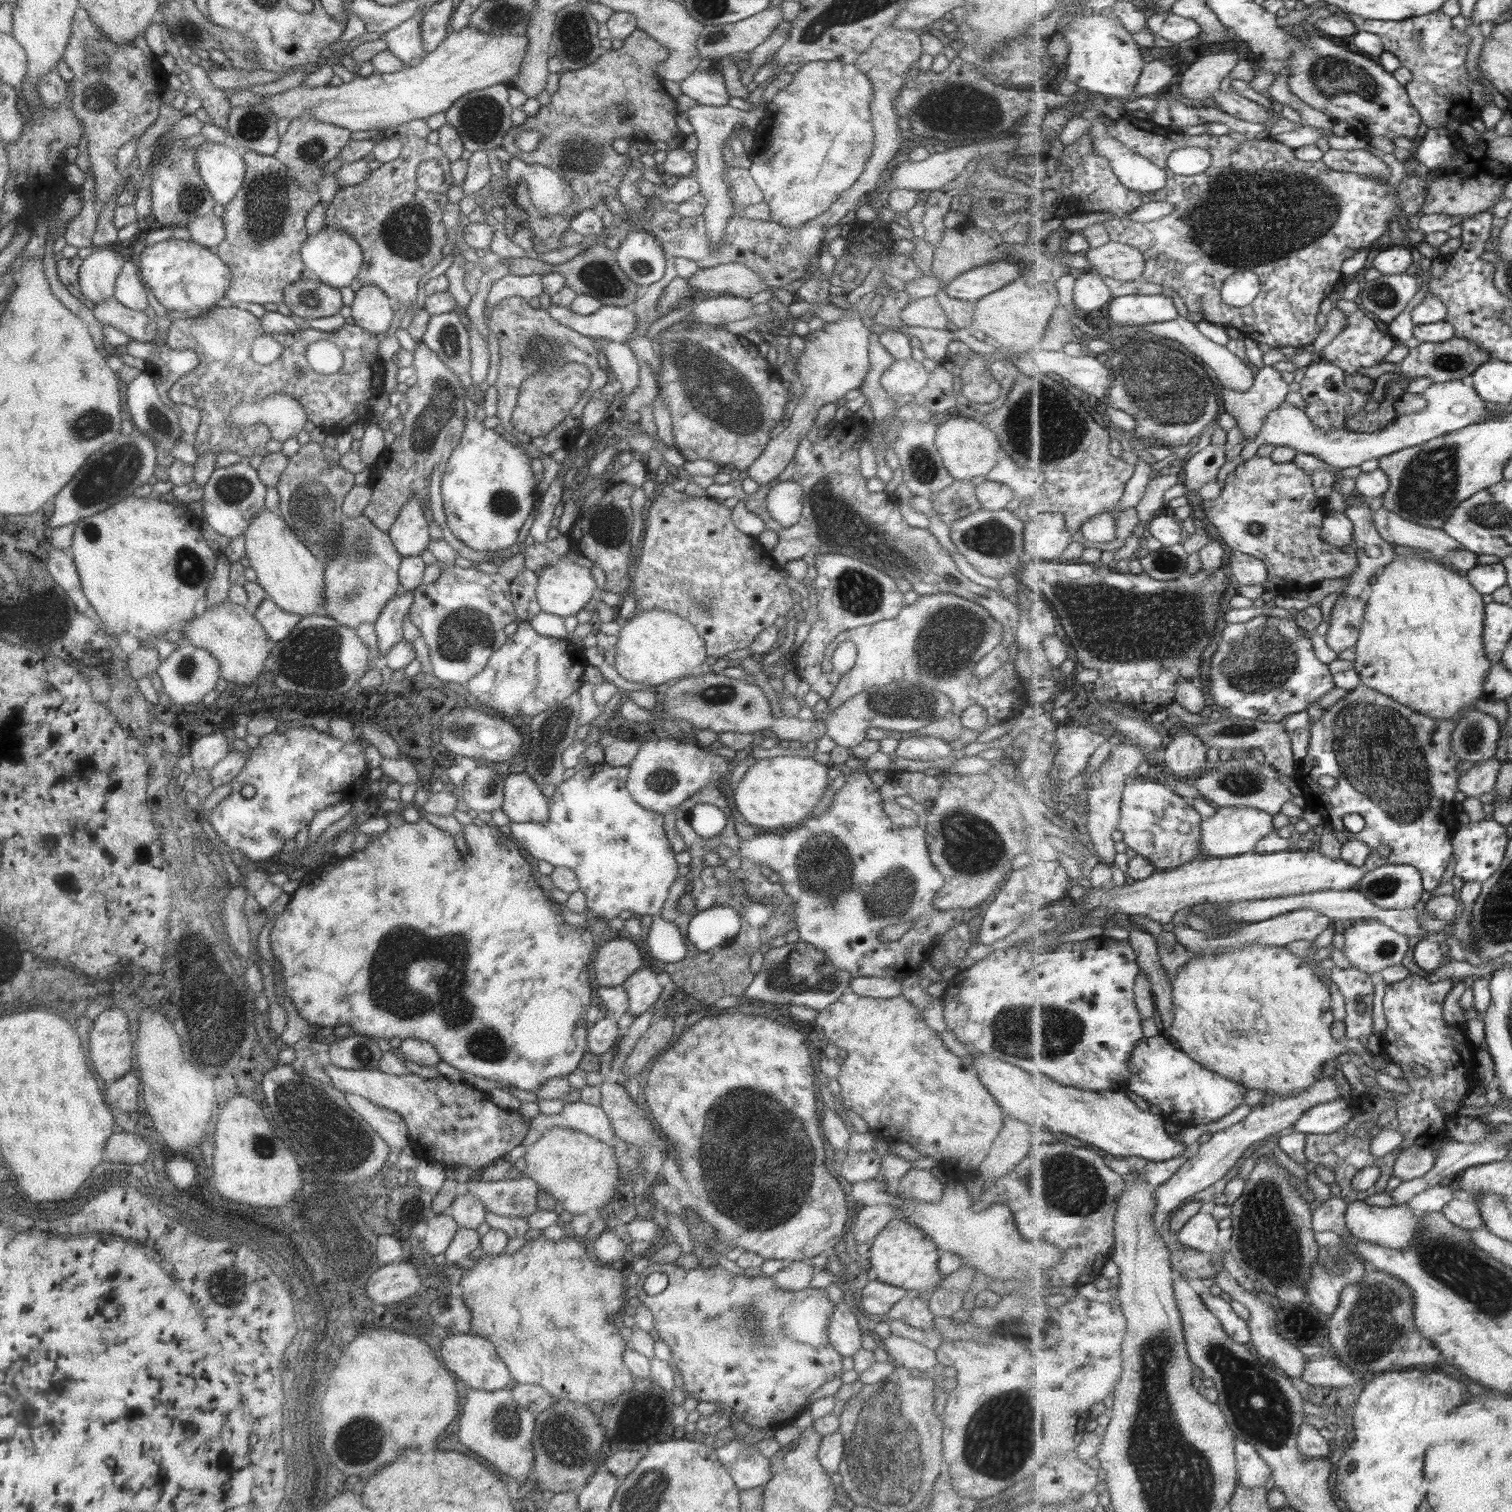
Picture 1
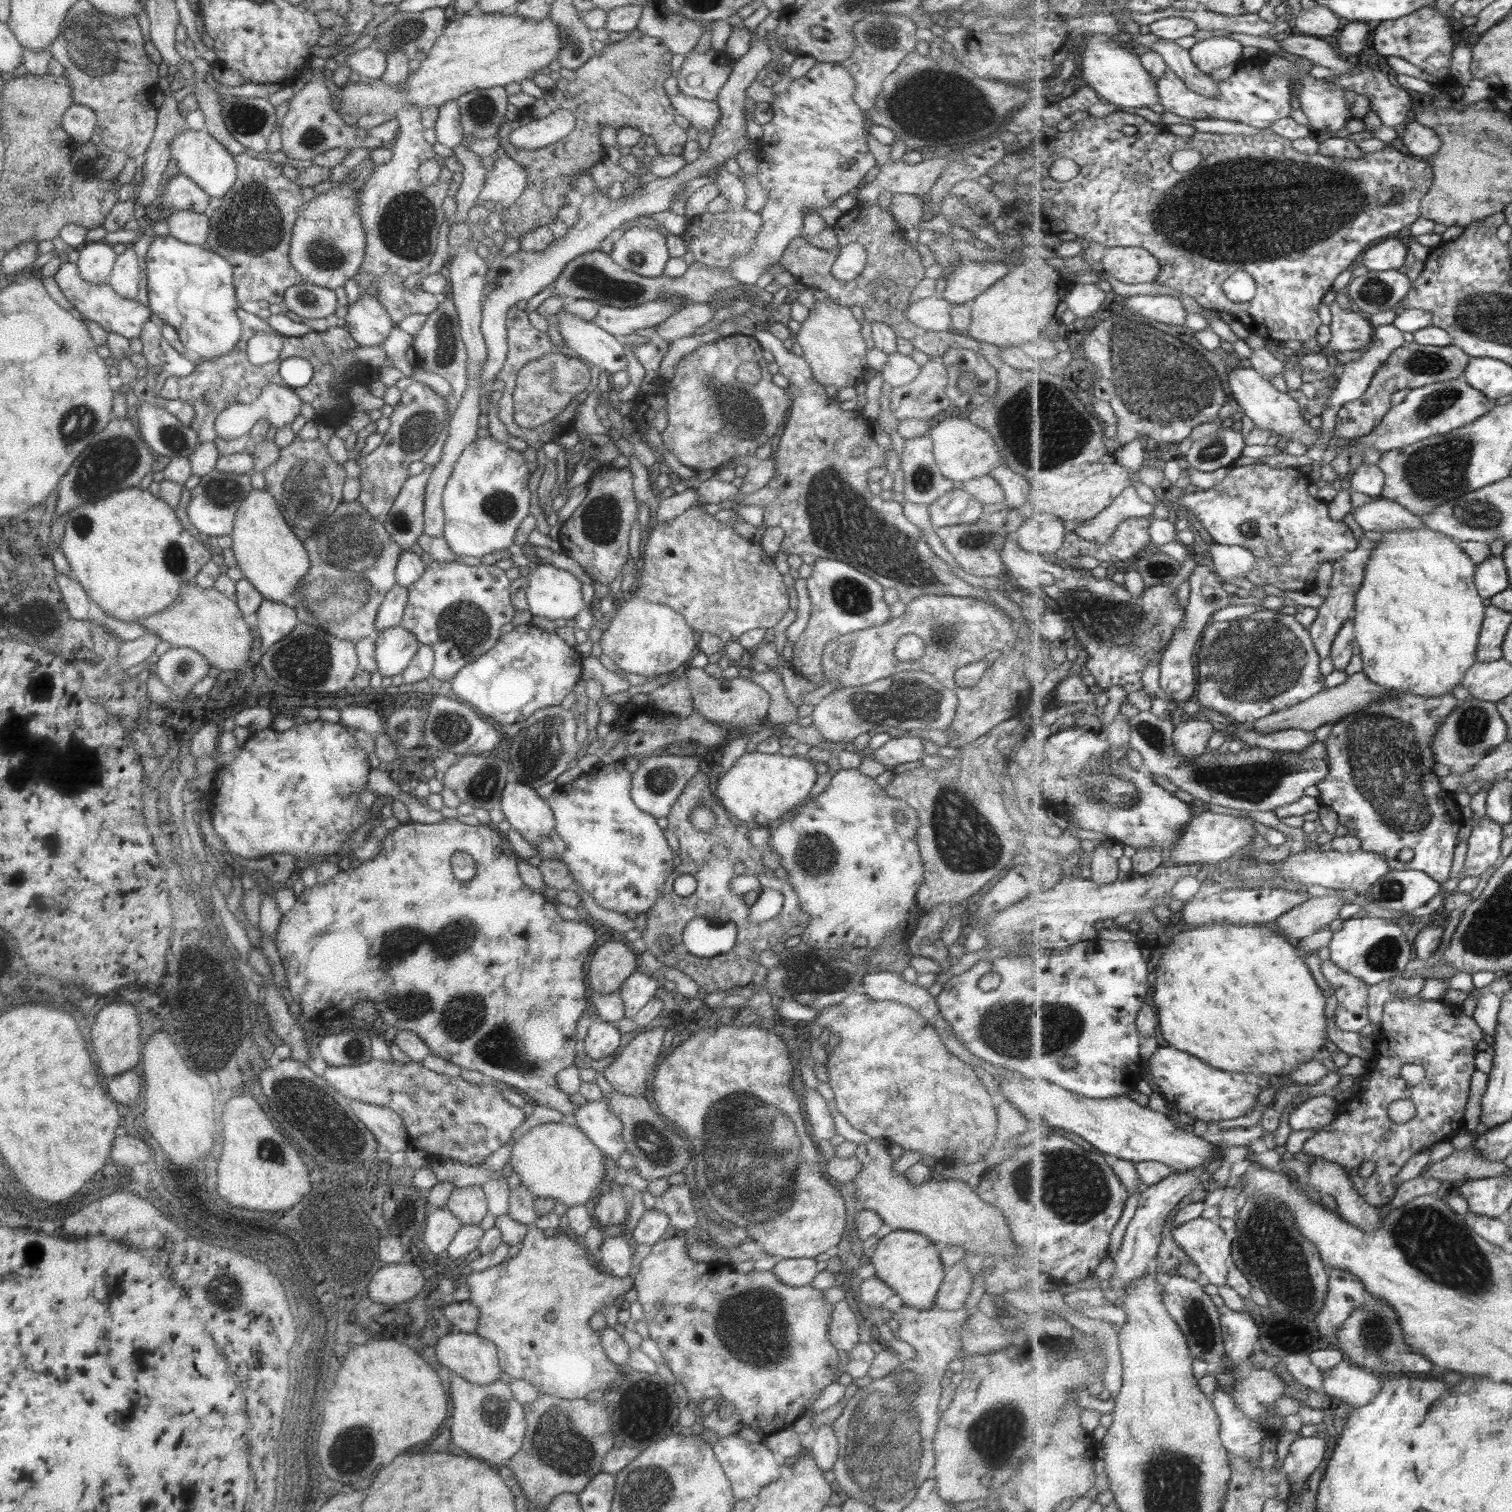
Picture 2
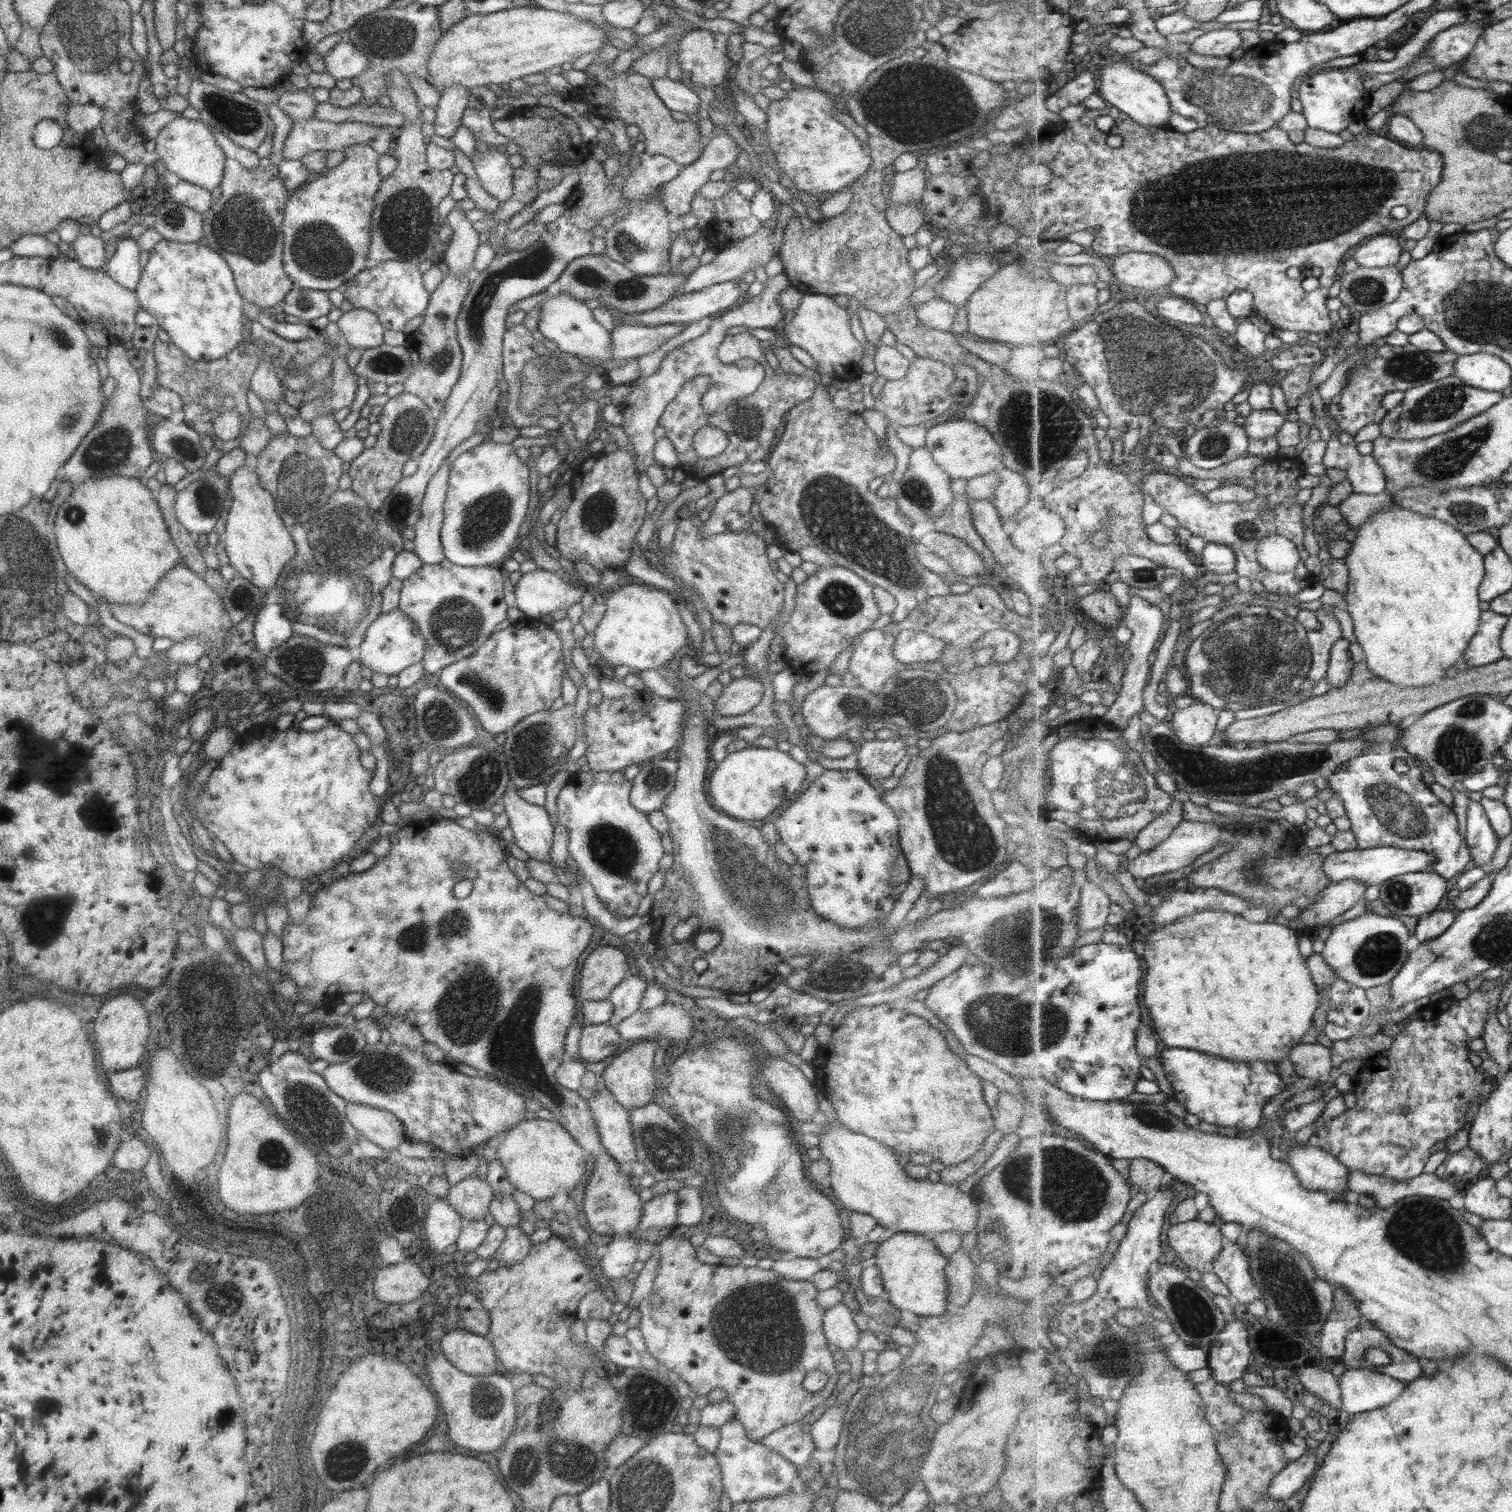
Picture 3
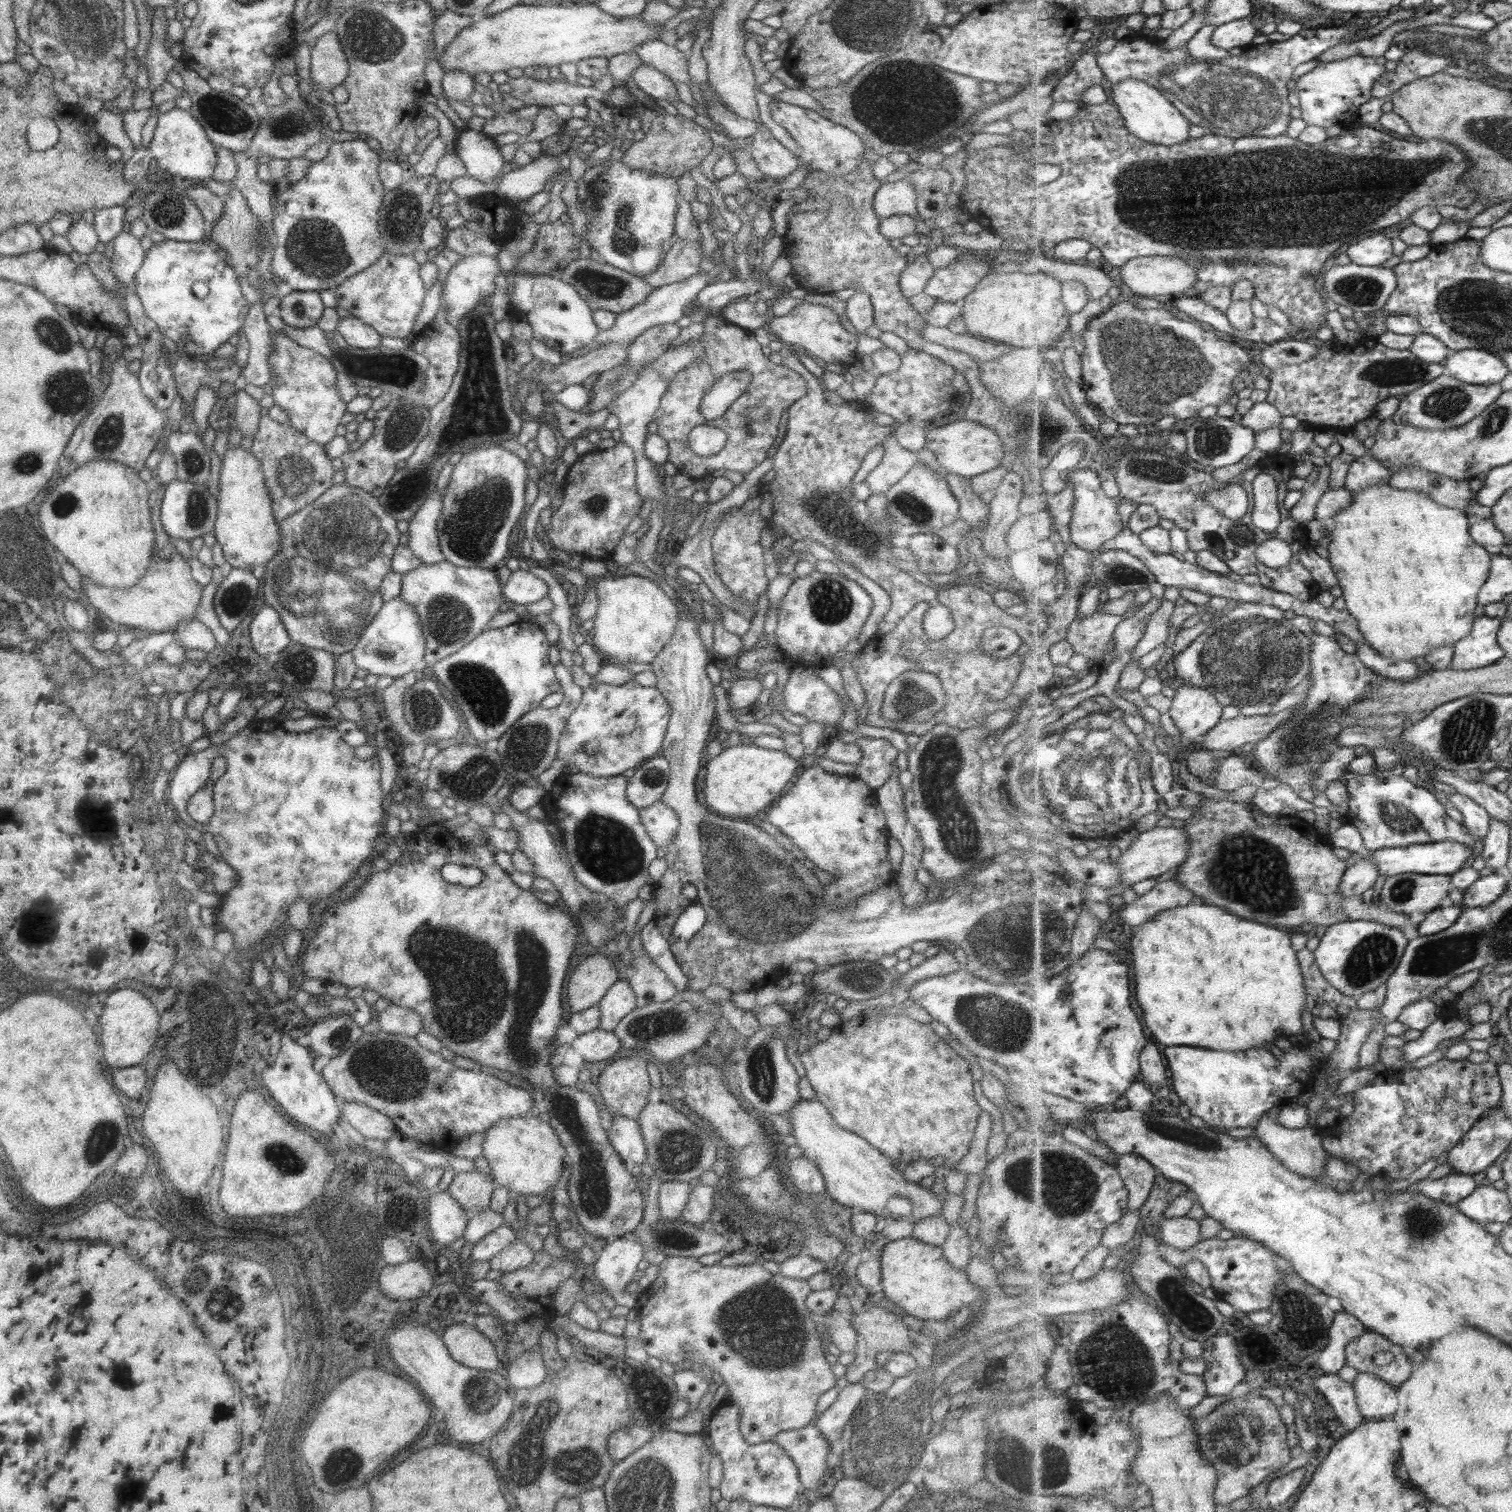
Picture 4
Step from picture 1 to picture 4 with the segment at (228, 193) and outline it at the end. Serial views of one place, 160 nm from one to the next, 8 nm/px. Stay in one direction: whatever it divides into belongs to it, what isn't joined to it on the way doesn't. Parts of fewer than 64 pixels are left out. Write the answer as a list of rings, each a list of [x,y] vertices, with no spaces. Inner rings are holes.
[[[173,108],[158,116],[148,149],[152,159],[157,162],[158,170],[171,174],[182,184],[206,185],[216,165],[217,148],[207,138],[201,124],[186,110]]]

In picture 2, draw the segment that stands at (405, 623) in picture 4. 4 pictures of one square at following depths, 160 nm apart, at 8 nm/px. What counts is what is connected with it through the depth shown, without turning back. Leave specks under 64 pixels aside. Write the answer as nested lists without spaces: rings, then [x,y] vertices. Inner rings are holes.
[[[401,625],[380,630],[375,634],[374,658],[381,676],[399,674],[411,660],[418,647],[416,638]]]

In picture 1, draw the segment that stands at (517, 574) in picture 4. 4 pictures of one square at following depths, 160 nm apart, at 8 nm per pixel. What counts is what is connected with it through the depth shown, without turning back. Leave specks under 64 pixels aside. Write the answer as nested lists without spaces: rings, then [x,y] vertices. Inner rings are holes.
[[[565,553],[553,566],[546,566],[537,572],[535,601],[538,602],[541,612],[565,618],[577,614],[591,598],[596,597],[595,586],[589,568],[573,563],[566,558]]]

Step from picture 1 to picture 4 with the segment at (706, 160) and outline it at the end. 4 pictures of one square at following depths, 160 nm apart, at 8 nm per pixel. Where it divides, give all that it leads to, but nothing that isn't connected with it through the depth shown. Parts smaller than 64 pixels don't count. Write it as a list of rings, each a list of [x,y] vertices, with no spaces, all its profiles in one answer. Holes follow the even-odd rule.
[[[640,64],[630,78],[639,90],[661,105],[677,102],[677,92],[673,83],[664,74],[647,64]]]

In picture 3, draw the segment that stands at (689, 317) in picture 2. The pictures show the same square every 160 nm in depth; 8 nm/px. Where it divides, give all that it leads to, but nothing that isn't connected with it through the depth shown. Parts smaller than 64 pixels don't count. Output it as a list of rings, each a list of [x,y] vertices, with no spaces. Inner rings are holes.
[[[662,324],[654,327],[645,325],[613,326],[610,330],[610,341],[613,365],[623,358],[637,359],[642,354],[649,354],[677,336],[687,325]]]

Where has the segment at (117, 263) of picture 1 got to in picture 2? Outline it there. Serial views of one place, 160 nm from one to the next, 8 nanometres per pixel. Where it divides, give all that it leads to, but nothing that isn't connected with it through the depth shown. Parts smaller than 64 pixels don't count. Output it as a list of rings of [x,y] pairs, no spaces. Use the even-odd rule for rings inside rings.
[[[89,242],[77,250],[79,256],[75,264],[80,277],[89,284],[107,282],[116,256],[110,244]]]

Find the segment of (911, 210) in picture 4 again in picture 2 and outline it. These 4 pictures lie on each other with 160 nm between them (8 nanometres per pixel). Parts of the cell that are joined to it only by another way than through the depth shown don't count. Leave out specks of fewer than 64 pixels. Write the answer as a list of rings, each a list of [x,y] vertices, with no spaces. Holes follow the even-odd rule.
[[[869,133],[866,136],[867,144],[871,154],[876,160],[878,168],[875,174],[875,181],[860,195],[860,200],[874,200],[878,192],[894,194],[910,194],[916,197],[923,198],[928,190],[936,182],[937,177],[947,168],[948,162],[943,158],[943,154],[936,153],[932,158],[920,160],[917,164],[909,164],[901,159],[891,161],[889,158],[890,145],[879,143]]]

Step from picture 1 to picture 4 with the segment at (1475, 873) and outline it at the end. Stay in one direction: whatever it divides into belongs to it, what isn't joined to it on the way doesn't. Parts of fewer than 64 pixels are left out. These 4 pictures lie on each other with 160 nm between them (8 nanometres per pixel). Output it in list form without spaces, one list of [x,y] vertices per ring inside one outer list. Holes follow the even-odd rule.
[[[1457,791],[1456,793],[1448,795],[1448,797],[1449,800],[1451,800],[1451,804],[1462,813],[1462,822],[1469,829],[1470,834],[1473,835],[1478,842],[1482,842],[1489,834],[1490,820],[1493,816],[1476,800]]]

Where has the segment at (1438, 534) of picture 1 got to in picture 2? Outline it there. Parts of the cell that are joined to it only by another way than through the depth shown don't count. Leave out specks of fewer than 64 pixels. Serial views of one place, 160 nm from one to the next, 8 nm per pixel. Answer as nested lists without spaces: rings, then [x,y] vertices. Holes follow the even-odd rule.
[[[1375,498],[1375,501],[1365,503],[1359,508],[1353,508],[1351,517],[1364,531],[1375,531],[1385,535],[1397,531],[1413,531],[1413,529],[1427,529],[1423,519],[1411,511],[1407,511],[1402,504]]]

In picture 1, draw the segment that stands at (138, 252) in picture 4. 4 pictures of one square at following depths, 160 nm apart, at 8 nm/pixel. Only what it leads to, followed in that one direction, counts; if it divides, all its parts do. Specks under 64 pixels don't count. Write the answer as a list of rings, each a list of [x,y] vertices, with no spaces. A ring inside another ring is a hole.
[[[125,253],[123,265],[112,287],[112,297],[129,310],[144,311],[148,306],[138,268],[131,254]]]

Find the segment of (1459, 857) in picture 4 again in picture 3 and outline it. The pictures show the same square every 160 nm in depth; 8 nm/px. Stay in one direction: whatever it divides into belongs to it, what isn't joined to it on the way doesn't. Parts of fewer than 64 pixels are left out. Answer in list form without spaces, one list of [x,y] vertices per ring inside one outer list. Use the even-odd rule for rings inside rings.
[[[1380,846],[1372,849],[1346,850],[1345,852],[1335,851],[1326,856],[1324,862],[1325,874],[1333,883],[1356,878],[1367,886],[1380,885],[1390,878],[1409,874],[1412,872],[1429,872],[1436,863],[1436,856],[1423,852],[1422,850],[1407,850],[1393,846]]]

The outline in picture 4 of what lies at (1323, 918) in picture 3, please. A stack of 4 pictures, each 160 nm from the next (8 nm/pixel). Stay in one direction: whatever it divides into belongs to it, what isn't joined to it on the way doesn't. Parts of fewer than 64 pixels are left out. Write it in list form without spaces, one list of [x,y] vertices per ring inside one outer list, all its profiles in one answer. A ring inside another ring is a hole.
[[[1372,856],[1363,858],[1353,866],[1349,866],[1344,872],[1340,884],[1340,893],[1344,896],[1363,894],[1375,886],[1379,875],[1381,874],[1376,860]]]

